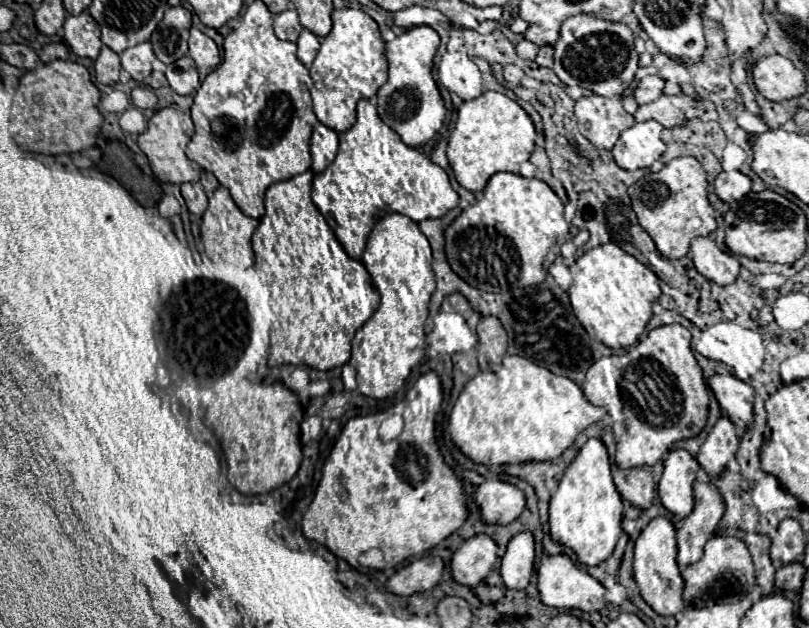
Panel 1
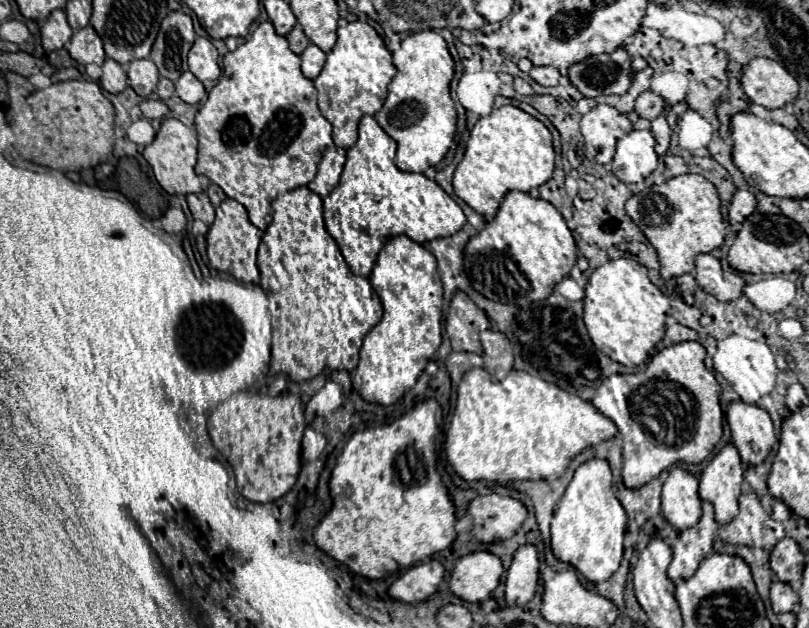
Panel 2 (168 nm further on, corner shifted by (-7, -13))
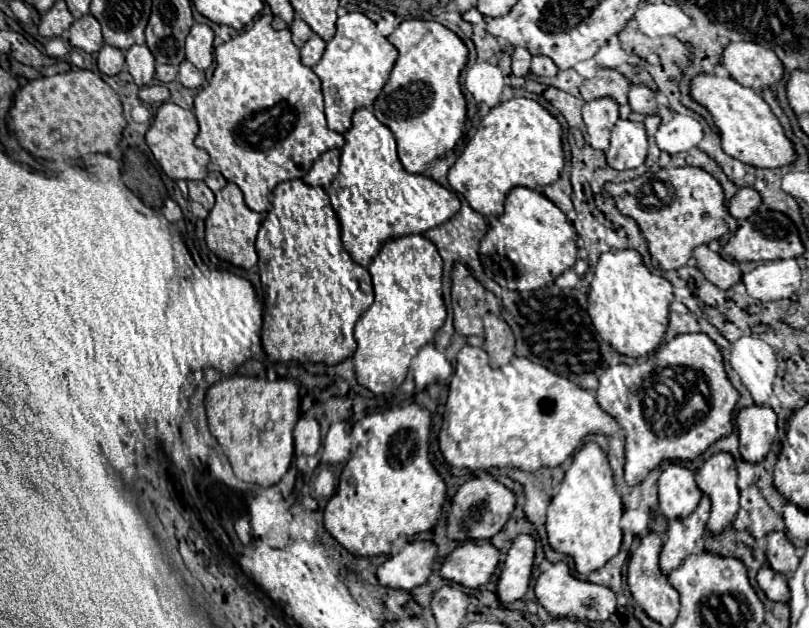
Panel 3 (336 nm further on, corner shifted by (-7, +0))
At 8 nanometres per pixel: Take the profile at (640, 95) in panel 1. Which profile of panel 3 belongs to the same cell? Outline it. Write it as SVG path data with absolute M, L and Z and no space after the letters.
M632 85L628 93L628 103L634 113L642 113L642 115L656 115L658 109L656 95L646 85Z

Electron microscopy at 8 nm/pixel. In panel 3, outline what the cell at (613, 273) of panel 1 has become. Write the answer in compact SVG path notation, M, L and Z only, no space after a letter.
M626 249L600 255L588 291L588 315L598 335L620 355L644 357L660 345L668 327L672 301L674 287L664 277L652 275L638 251Z

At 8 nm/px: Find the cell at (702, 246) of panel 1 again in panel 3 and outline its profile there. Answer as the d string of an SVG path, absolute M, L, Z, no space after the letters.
M698 245L694 249L694 257L696 257L698 269L704 273L704 277L720 289L730 289L732 285L736 285L742 279L738 265L722 259L718 253L710 251L706 245Z

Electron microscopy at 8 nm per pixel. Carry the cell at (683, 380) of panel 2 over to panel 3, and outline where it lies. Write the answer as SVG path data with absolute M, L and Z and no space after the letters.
M686 333L674 337L670 343L658 347L644 363L638 365L616 365L608 367L600 377L600 387L596 401L598 405L612 415L626 433L626 465L624 479L626 483L638 485L646 475L656 469L666 459L676 461L694 461L698 459L712 443L732 433L732 413L740 393L730 383L724 371L724 359L720 347L704 333Z

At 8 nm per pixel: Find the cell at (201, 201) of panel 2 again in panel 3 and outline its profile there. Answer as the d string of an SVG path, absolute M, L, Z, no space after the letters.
M188 181L188 191L190 191L190 199L202 203L206 211L214 207L214 193L208 189L204 181Z

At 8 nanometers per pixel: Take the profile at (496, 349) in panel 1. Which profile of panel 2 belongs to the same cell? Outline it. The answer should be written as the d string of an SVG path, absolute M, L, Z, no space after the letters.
M484 330L480 332L480 342L484 348L484 368L492 376L492 380L504 380L512 370L512 344L510 340L498 330Z

